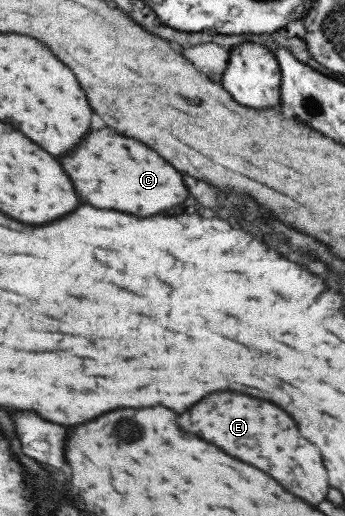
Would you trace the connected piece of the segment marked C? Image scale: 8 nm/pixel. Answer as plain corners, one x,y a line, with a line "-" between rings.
111,128
93,130
83,138
83,144
71,152
71,156
59,158
63,170
71,178
81,202
95,208
135,212
131,216
151,216
153,212
163,212
185,200
187,188
177,176
175,168
167,164
157,152
149,150
137,140
125,138

